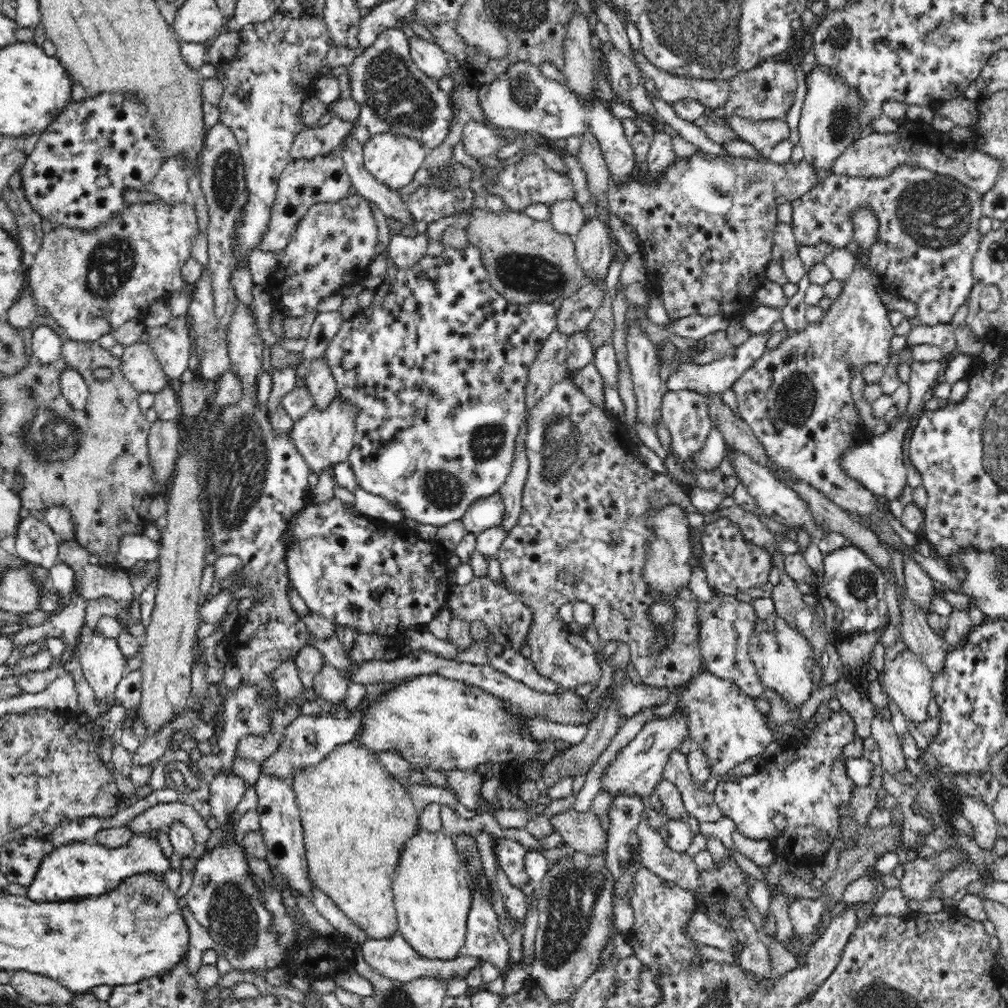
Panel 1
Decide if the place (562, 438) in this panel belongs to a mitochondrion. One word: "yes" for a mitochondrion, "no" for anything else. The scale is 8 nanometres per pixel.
yes

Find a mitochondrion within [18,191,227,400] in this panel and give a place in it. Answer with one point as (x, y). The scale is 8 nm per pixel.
(110, 266)

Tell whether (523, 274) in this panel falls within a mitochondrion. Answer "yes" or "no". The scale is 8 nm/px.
yes

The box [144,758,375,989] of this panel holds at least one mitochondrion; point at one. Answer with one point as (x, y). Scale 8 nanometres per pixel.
(230, 912)

